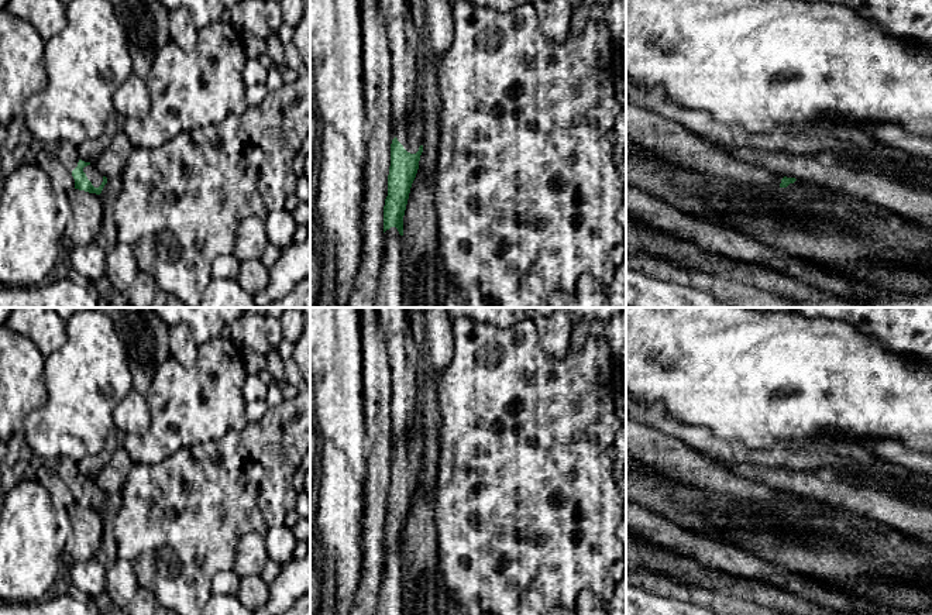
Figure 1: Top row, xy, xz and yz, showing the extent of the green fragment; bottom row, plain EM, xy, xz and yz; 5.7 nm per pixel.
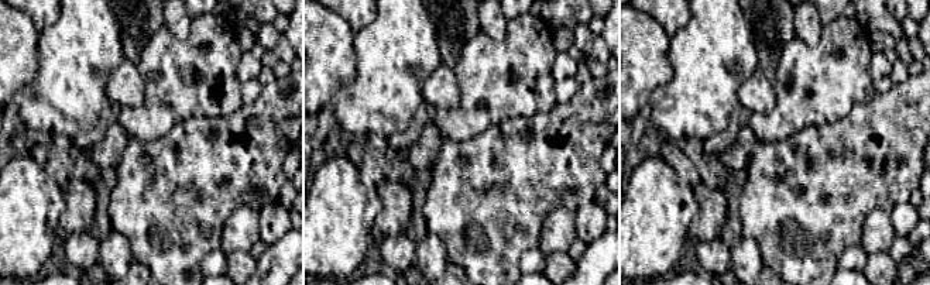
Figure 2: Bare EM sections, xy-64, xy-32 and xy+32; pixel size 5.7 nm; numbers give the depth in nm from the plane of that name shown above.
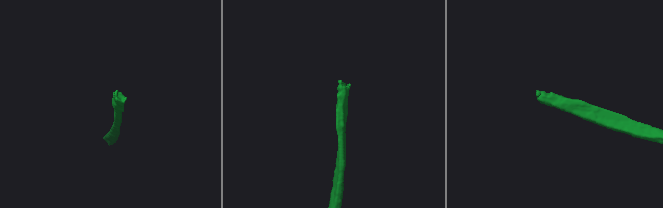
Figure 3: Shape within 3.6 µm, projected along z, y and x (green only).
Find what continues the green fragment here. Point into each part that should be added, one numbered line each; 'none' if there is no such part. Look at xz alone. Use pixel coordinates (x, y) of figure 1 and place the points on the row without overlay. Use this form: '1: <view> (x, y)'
1: xz (411, 450)

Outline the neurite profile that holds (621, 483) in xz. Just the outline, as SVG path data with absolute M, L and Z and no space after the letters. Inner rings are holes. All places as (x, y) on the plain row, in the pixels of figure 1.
M626 465L623 468L622 477L616 481L616 487L618 487L618 492L622 504L622 520L616 530L616 535L626 550Z

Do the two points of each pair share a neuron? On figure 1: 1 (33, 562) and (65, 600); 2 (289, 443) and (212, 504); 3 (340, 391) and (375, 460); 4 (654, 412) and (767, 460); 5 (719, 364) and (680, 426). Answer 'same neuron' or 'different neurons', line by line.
1: different neurons
2: same neuron
3: different neurons
4: same neuron
5: different neurons

